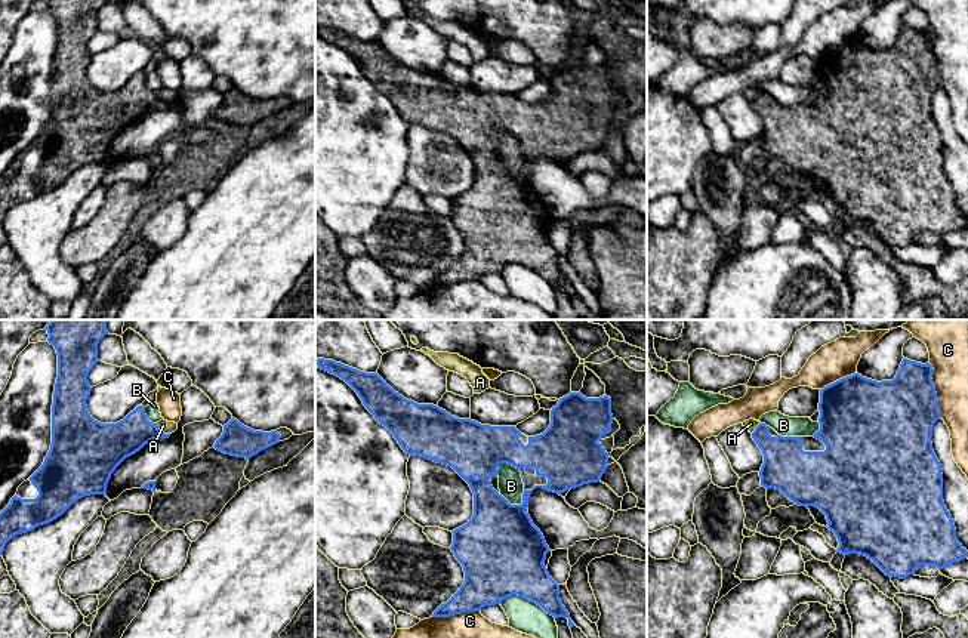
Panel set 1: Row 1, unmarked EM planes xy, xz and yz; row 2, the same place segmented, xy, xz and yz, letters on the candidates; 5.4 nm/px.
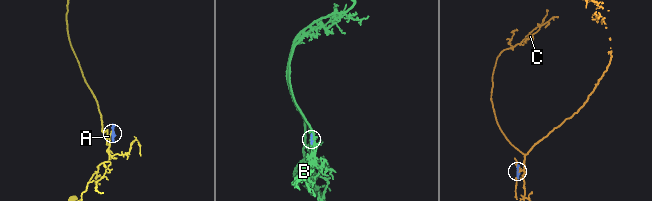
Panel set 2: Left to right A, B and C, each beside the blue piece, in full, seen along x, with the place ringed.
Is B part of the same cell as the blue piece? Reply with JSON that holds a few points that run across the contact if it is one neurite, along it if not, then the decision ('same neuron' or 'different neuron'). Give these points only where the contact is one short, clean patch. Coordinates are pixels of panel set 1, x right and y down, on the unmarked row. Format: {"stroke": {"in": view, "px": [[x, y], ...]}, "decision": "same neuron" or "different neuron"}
{"decision": "different neuron"}

